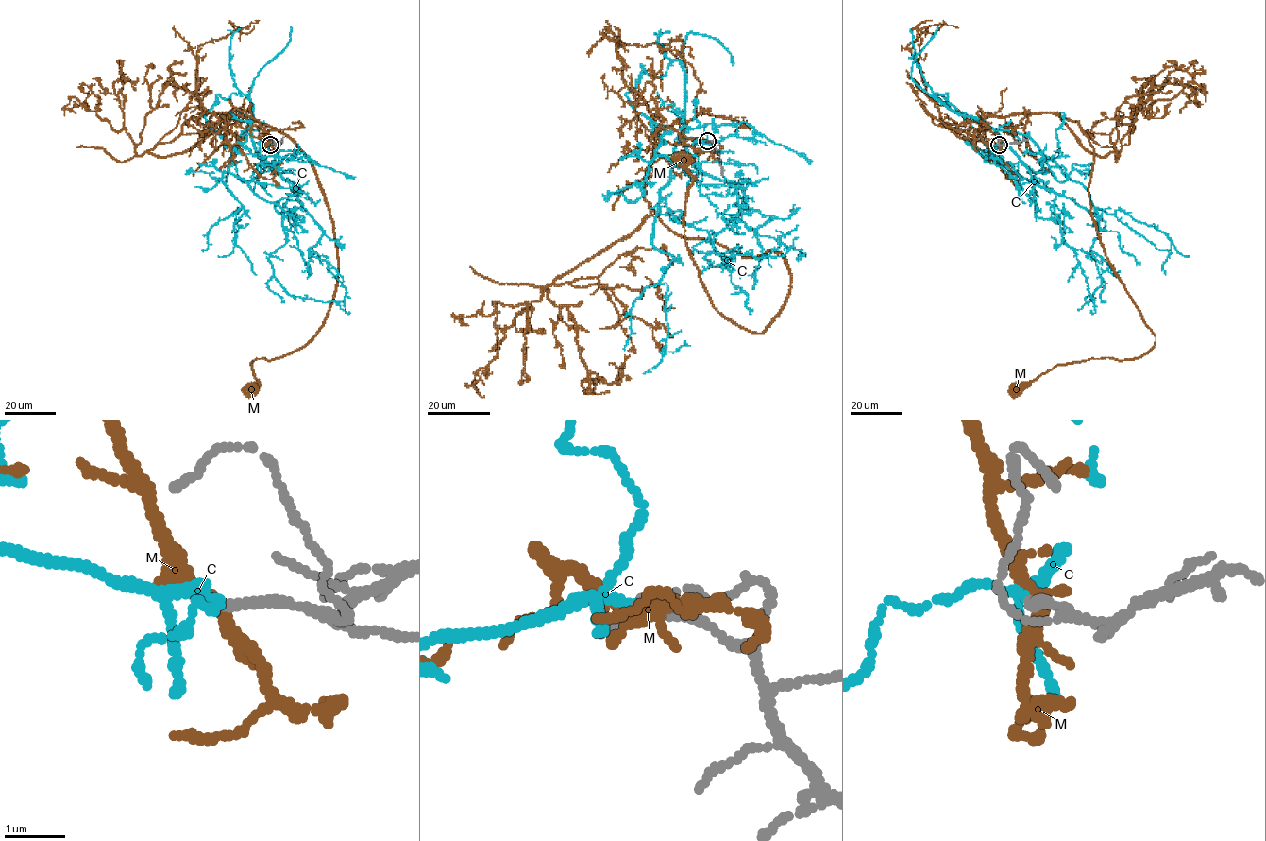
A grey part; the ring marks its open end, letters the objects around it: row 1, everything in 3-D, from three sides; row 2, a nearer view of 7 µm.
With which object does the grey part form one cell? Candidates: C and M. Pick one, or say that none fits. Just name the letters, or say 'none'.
C

